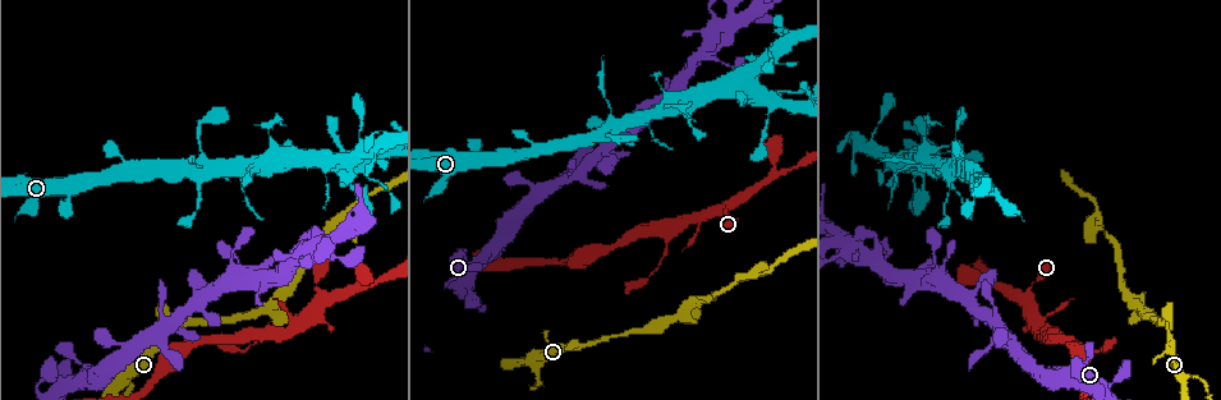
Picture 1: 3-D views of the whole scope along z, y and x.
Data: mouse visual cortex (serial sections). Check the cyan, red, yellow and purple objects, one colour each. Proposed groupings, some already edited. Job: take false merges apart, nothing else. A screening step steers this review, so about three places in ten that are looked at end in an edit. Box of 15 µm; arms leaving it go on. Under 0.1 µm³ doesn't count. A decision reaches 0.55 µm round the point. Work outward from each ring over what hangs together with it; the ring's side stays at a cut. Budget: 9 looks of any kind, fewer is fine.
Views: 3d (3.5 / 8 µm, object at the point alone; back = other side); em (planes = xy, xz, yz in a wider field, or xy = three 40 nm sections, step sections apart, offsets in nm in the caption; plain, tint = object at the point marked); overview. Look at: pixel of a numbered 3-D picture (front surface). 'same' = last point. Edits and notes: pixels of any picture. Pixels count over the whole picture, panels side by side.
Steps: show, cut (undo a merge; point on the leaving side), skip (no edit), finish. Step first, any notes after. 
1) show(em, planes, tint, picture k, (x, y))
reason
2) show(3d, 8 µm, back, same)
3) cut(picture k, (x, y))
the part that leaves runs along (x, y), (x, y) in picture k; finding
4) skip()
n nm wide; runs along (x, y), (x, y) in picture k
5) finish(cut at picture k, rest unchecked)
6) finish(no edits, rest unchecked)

show(3d, 3.5 µm, back, picture 1, (260, 332))
a fork

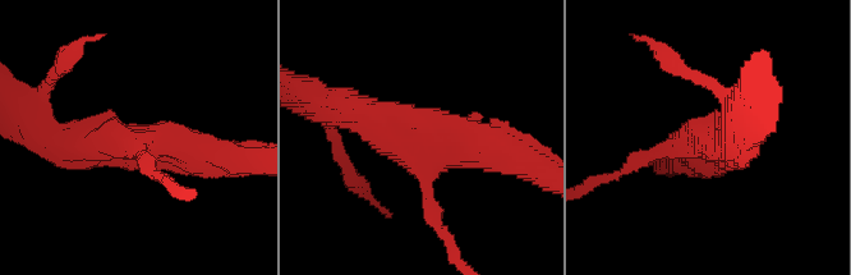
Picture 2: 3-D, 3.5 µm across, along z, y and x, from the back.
show(em, xy, step 3, tint, picture 2, (700, 141))

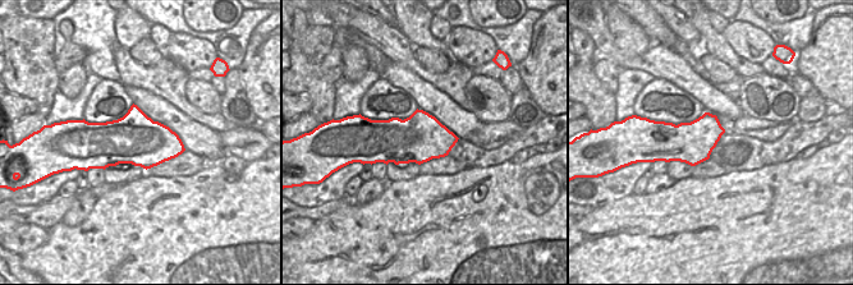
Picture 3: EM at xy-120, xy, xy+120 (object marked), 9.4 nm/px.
skip()
runs along (344, 109), (414, 147), (505, 147) in picture 2; all the same cell

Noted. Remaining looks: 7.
show(3d, 3.5 µm, picture 1, (1172, 326))
arms part here

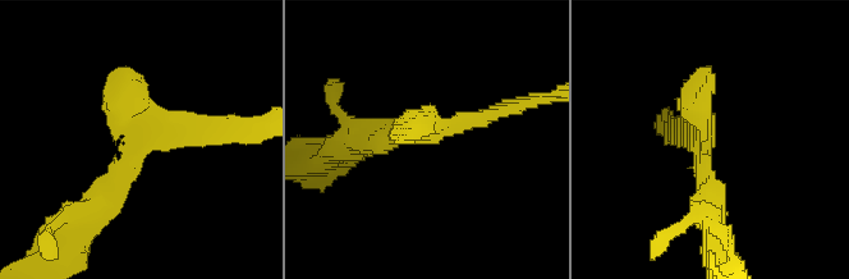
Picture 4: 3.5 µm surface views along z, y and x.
show(em, xy, step 1, tint, picture 4, (707, 141))
now the EM

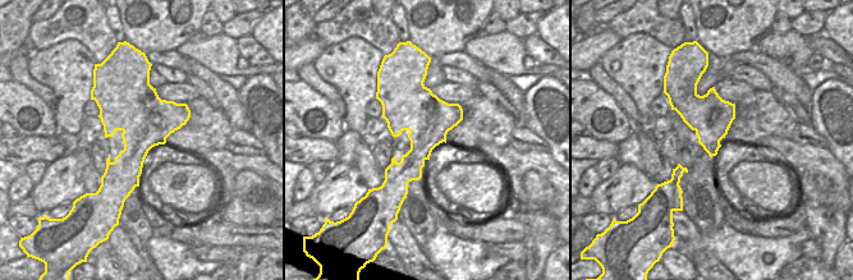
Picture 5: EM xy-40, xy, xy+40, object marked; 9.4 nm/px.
skip()
runs along (91, 209), (161, 122), (216, 129) in picture 4; one cell here

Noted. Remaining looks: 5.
show(3d, 8 µm, picture 1, (486, 255))
abrupt turn

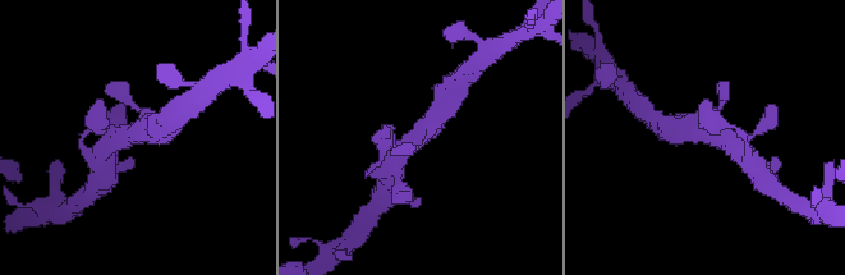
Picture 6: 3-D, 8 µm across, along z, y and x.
show(3d, 3.5 µm, picture 6, (706, 136))

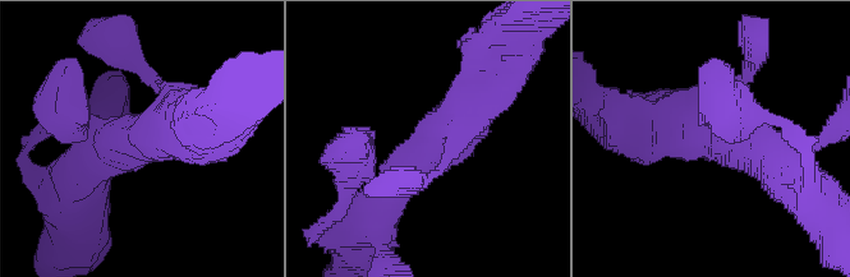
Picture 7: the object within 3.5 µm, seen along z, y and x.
show(em, xy, step 1, tint, picture 7, (714, 138))

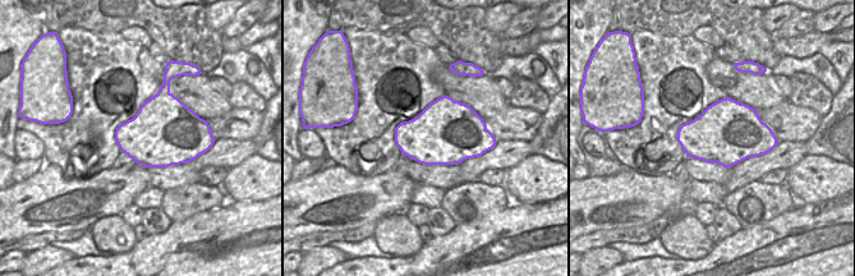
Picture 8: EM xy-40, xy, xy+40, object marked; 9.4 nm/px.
skip()
runs along (382, 180), (426, 155), (496, 60) in picture 7; one cell here

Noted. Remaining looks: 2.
show(3d, 8 µm, back, picture 1, (745, 87))
thick turns thin

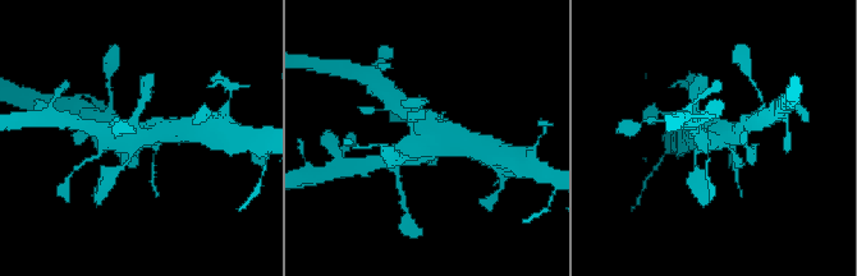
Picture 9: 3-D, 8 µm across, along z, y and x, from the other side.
show(3d, 3.5 µm, picture 9, (145, 141))

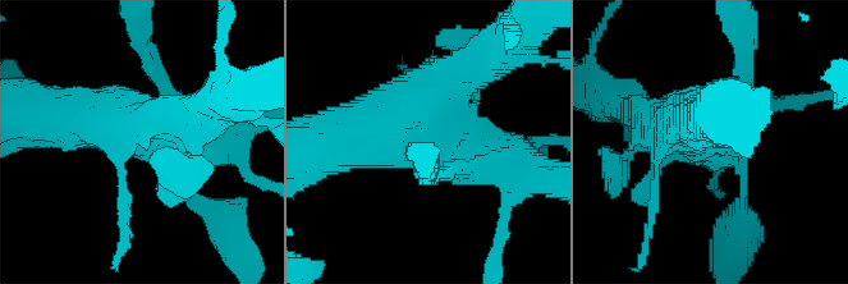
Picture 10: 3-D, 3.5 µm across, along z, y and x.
skip()
runs along (42, 118), (200, 133) in picture 10; all the same cell

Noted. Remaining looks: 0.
finish(no edits, rest unchecked)

